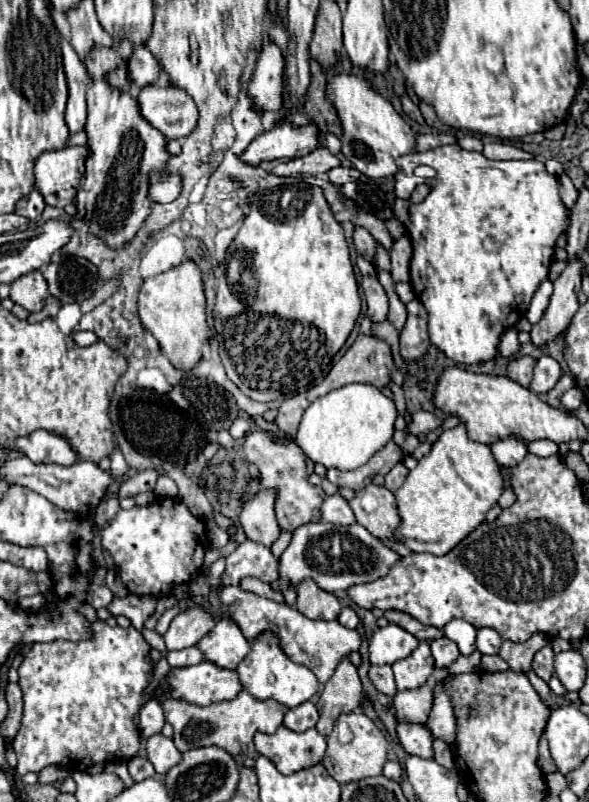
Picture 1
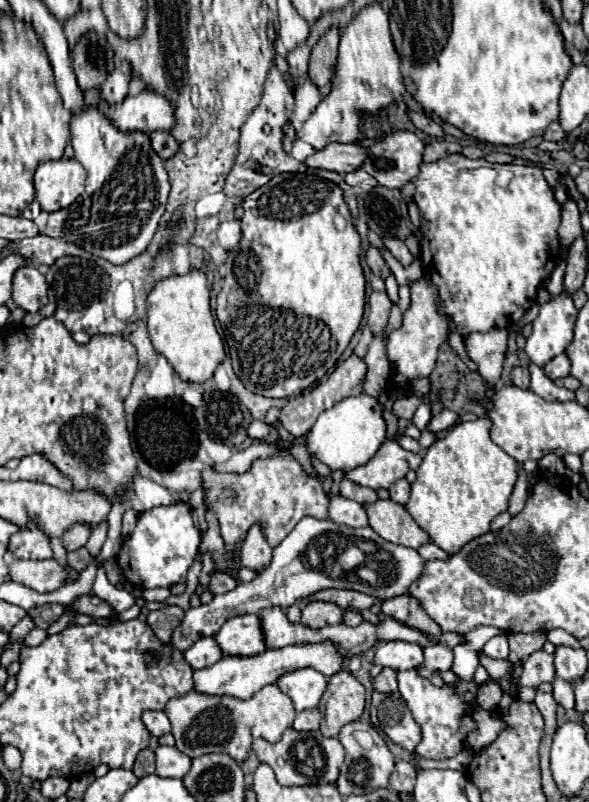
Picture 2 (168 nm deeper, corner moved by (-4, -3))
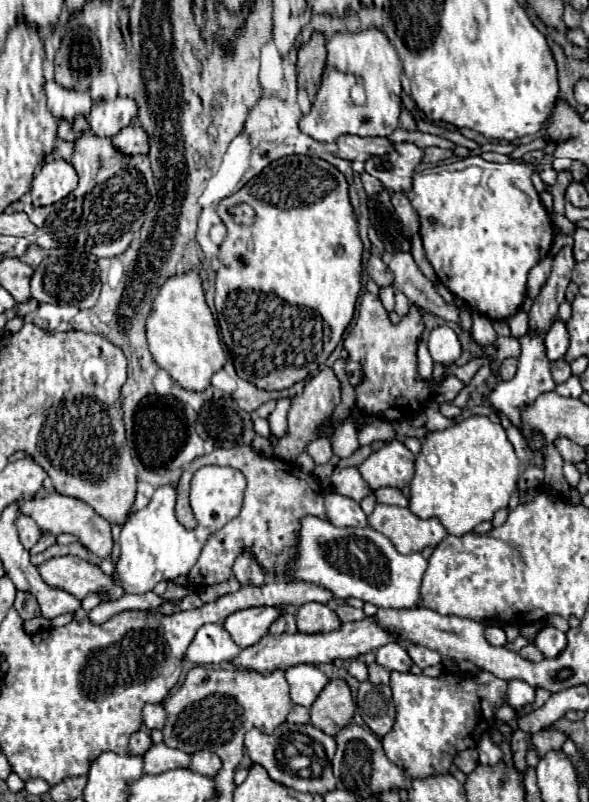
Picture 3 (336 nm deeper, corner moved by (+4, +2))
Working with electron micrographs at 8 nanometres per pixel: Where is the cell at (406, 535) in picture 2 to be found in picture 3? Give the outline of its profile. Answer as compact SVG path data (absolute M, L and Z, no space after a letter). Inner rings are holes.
M376 505L368 515L368 525L386 535L402 555L436 547L448 535L440 521L420 519L408 507Z

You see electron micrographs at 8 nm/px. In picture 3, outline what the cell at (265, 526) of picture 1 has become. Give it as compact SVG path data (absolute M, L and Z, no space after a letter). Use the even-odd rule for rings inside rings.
M240 555L234 563L234 577L240 585L264 585L266 573L252 555Z

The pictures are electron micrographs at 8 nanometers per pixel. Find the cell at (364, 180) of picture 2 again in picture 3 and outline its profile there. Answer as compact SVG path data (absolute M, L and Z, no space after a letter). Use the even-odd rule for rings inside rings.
M362 173L362 183L364 183L364 189L366 189L366 193L368 195L376 195L376 193L380 193L384 187L382 187L382 183L376 179L376 177L372 177L370 173Z

